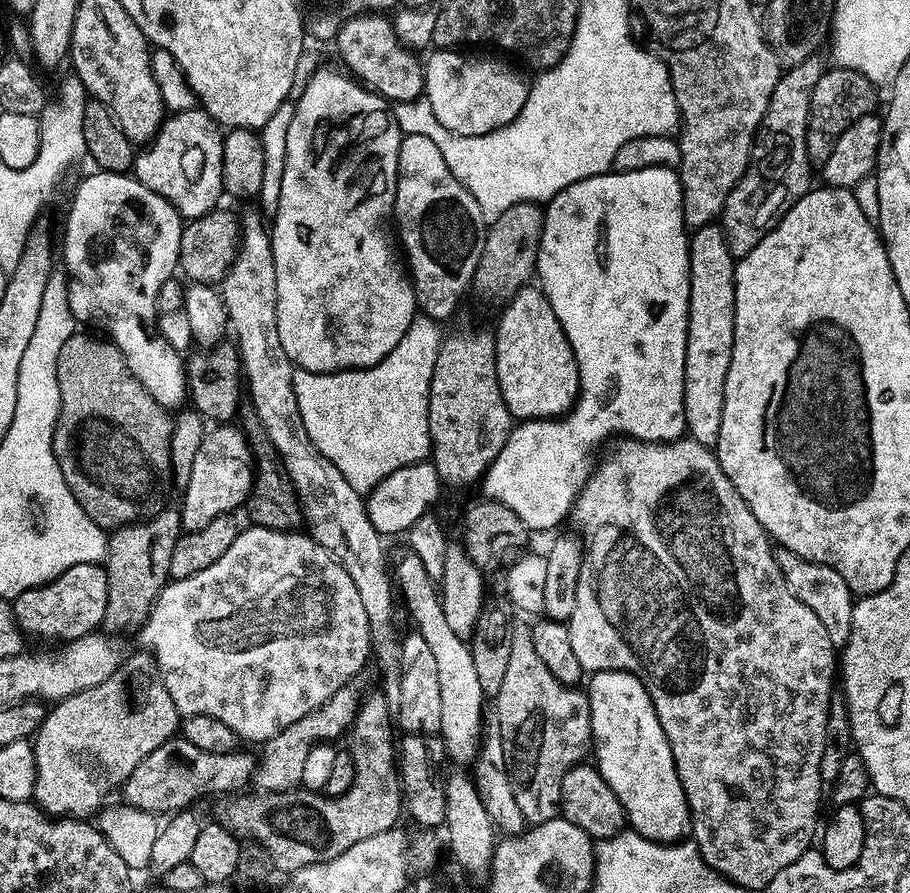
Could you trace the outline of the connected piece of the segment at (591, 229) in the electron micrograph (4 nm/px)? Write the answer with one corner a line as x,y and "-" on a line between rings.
647,168
633,172
609,170
600,176
591,176
582,182
574,182
547,201
544,208
544,233
540,236
536,259
536,276
544,297
550,302
574,350
574,358
580,375
580,392
571,411
565,412
559,418
525,420
517,423
512,433
508,435
506,446
502,446
498,458
494,458
494,462
488,467
488,472
482,481
483,495
502,502
502,506
510,506
510,510
514,510
514,514
518,514
518,518
522,518
522,522
533,533
548,532
551,528
558,527
563,520
569,519
576,496
592,474
594,467
592,455
607,436
612,436
611,438
621,436
665,444
667,440
679,440
685,435
684,363
686,362
686,338
688,337
688,303
690,302
689,239
690,232
684,223
684,199
680,174
676,168

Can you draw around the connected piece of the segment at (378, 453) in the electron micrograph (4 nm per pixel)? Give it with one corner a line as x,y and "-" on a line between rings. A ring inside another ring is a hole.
417,314
410,330
402,334
402,342
370,368
311,372
297,367
293,371
294,398
298,398
298,410
302,410
306,434
361,494
371,492
394,470
429,459
432,439
428,395
434,362
438,362
440,328
437,321

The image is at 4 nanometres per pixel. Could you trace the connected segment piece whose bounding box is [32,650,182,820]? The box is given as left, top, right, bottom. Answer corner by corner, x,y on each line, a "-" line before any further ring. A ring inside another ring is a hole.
150,650
139,651
130,657
127,655
110,678
106,678
104,682
92,686
89,690
80,691
68,699
55,703
45,715
43,726
32,742
36,764
33,799
49,815
87,820
95,817
103,809
108,796
102,792
104,786
94,782
98,780
100,768
95,766
90,770
92,776
88,776
88,770
84,770
84,766
88,762
99,762
103,757
111,757
107,766
111,768
112,776
116,776
116,748
122,750
122,754
128,754
128,762
134,764
177,735
182,717
173,698
170,697
169,690
166,689
156,656

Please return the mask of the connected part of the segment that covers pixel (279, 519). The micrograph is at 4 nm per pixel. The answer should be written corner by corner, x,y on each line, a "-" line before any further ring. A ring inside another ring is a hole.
251,406
241,407
238,416
240,420
244,419
242,428
247,435
248,443
252,446
254,457
252,490
246,501
246,509
248,508
249,514
252,515
251,523
261,528
273,528
283,532
299,529
302,524
300,499
296,496
296,491
284,469
279,453
268,440
263,426
260,425
260,420
256,417
256,409

